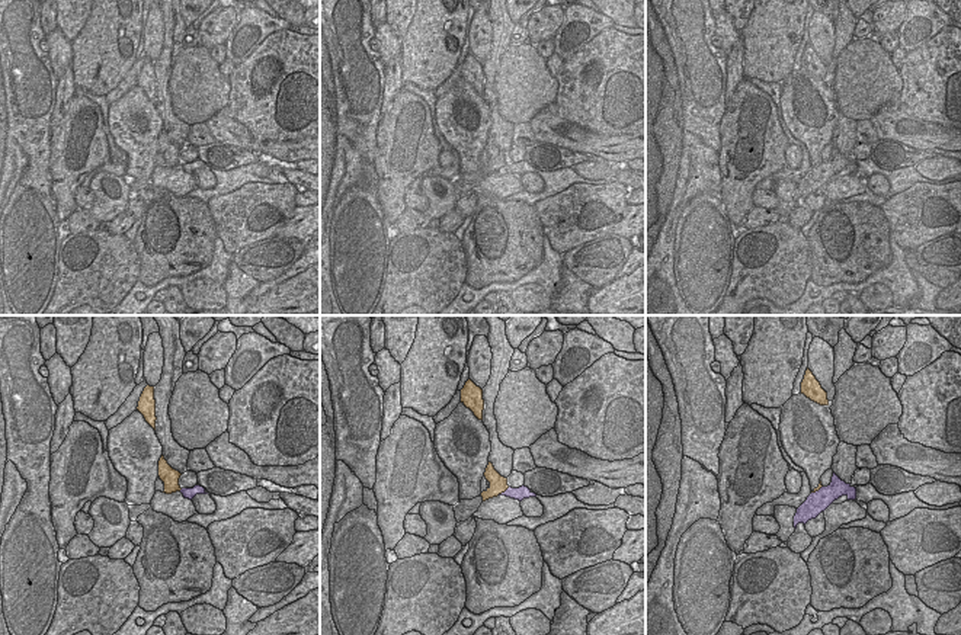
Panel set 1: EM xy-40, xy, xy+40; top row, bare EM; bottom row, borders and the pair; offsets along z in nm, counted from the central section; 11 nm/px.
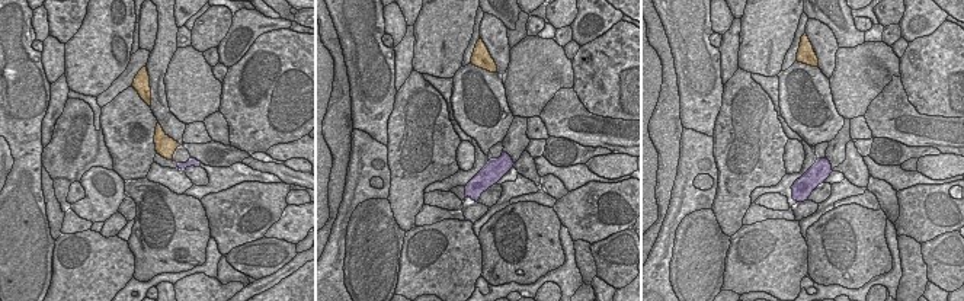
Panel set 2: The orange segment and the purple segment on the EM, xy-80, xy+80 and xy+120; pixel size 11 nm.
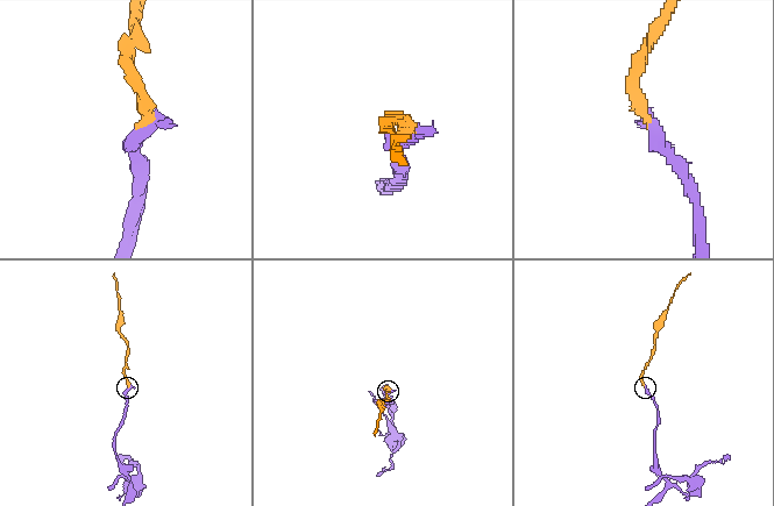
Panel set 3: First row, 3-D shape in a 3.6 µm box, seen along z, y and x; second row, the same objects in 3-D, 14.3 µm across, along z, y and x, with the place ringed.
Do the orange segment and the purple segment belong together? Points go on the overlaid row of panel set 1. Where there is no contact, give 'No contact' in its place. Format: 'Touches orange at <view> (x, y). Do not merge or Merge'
Touches orange at xy (503, 491). Merge.

